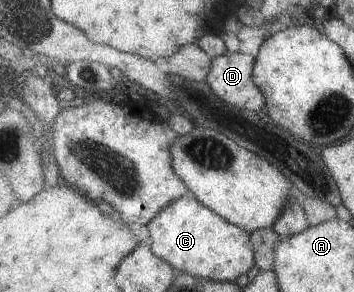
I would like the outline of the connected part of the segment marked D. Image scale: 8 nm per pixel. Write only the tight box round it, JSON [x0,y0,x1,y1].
[206,51,267,114]

